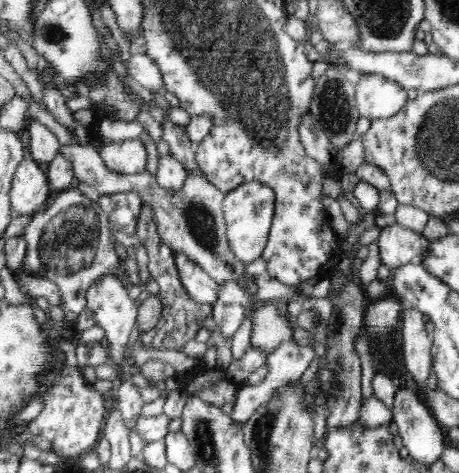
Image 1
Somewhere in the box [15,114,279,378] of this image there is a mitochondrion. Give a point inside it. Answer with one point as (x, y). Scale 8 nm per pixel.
(69, 242)

